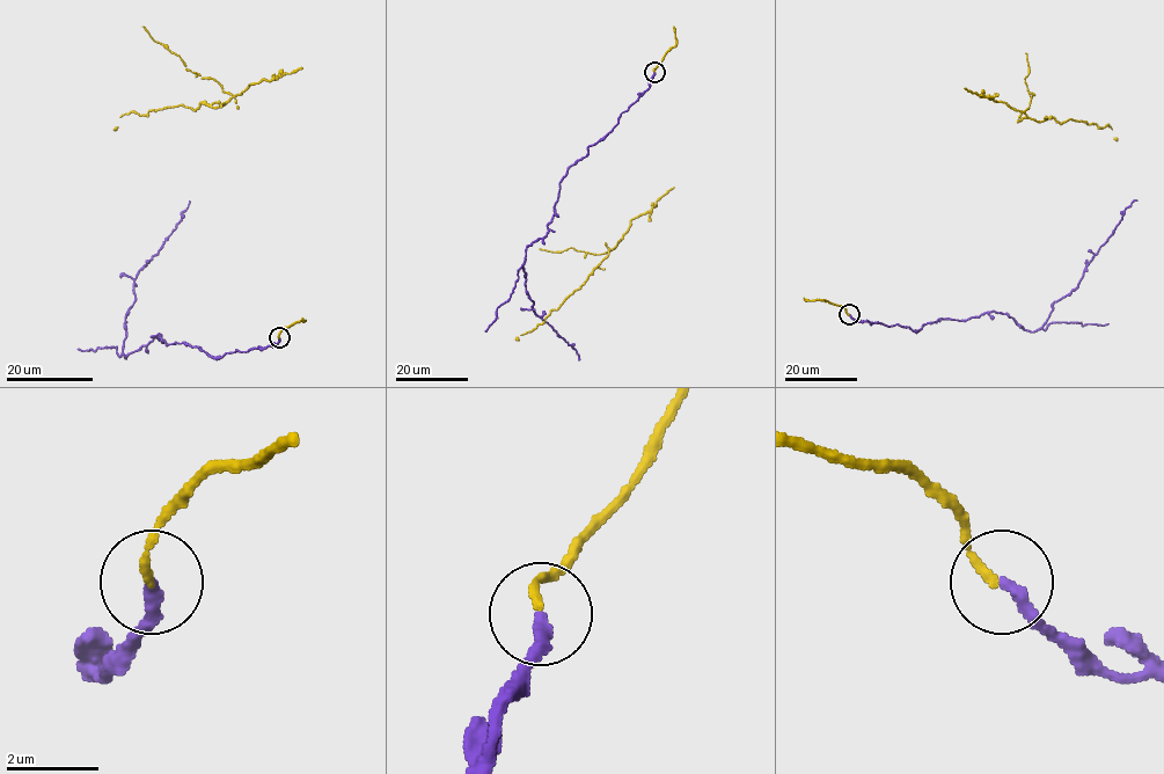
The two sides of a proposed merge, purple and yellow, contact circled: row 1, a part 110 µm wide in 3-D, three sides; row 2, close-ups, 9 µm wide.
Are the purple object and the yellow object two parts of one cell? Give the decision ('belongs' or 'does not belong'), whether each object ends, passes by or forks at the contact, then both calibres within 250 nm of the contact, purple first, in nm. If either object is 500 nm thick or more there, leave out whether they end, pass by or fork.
belongs; purple ends; yellow ends; calibres 280 and 180 nm

